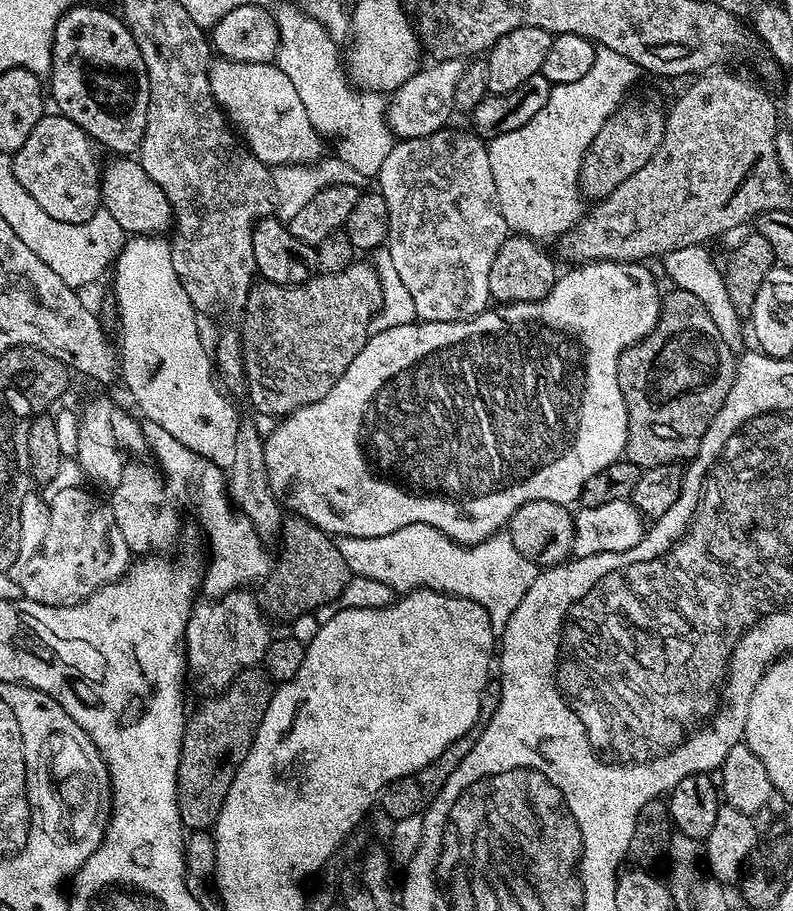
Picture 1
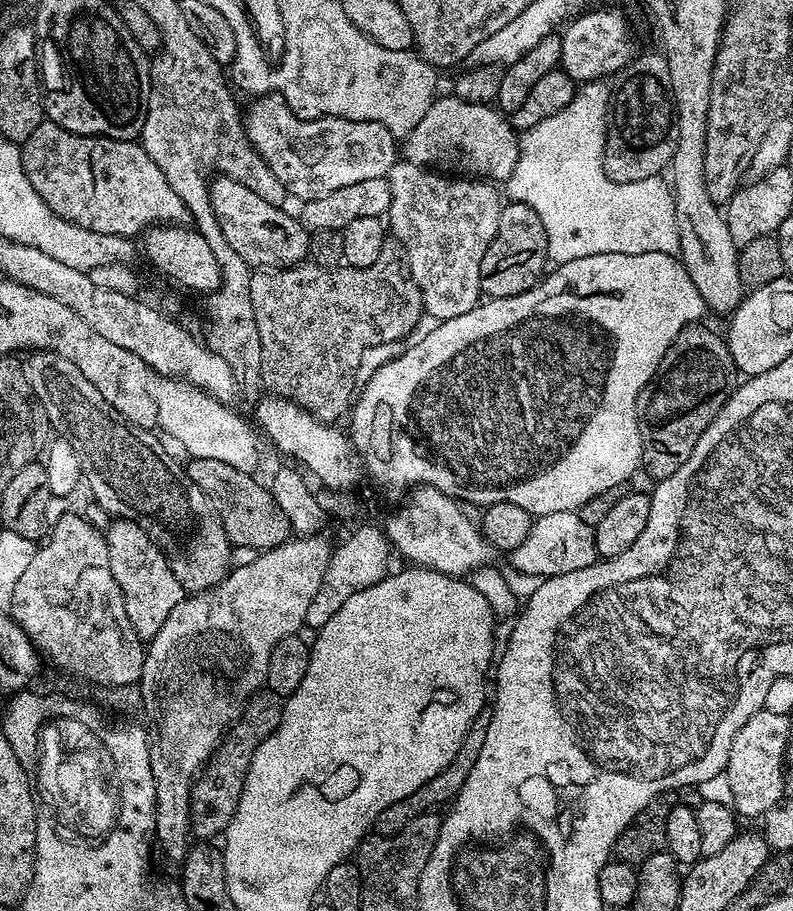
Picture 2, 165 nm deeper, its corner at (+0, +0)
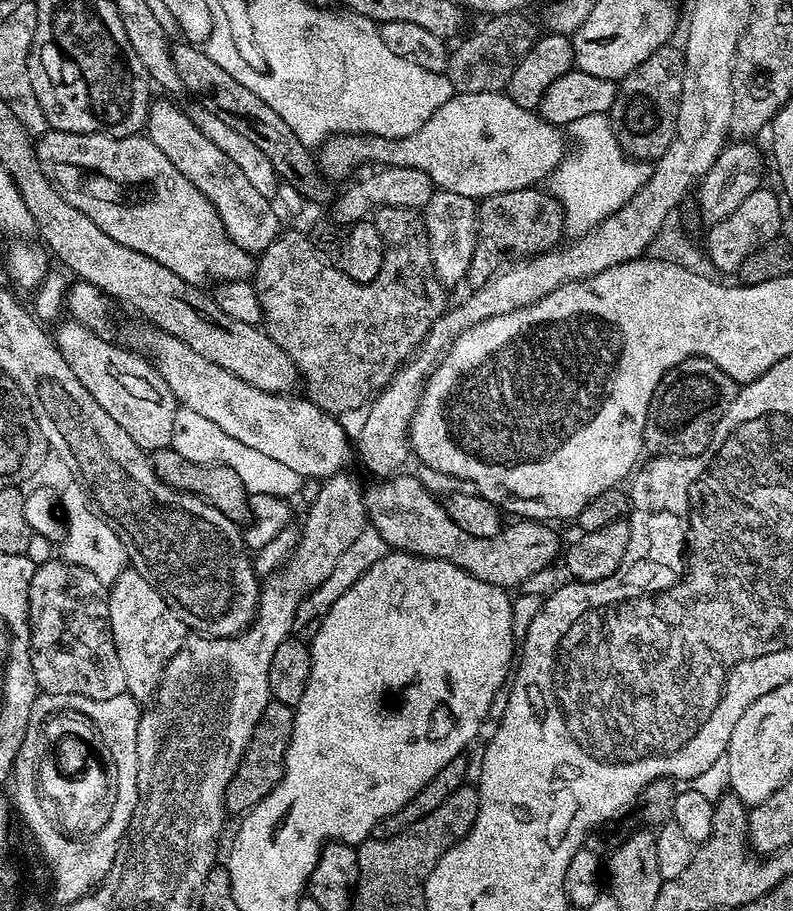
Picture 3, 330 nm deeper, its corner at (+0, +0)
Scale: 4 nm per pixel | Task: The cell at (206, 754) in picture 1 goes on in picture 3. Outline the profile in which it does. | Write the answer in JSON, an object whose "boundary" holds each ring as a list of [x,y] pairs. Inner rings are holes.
{"boundary":[[[269,699],[266,710],[262,710],[262,718],[258,718],[258,726],[254,726],[254,734],[246,746],[242,762],[234,778],[230,778],[230,786],[226,786],[225,813],[249,812],[251,808],[258,806],[258,802],[262,802],[262,798],[266,798],[266,794],[270,794],[270,790],[274,790],[274,786],[278,786],[284,773],[284,755],[288,753],[294,730],[293,711],[293,705]]]}

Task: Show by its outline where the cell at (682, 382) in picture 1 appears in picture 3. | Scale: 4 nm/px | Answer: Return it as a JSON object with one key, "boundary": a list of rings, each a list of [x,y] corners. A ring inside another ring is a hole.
{"boundary":[[[692,356],[674,366],[654,390],[644,427],[644,452],[658,456],[697,456],[710,446],[722,414],[734,402],[738,385],[714,362]]]}

